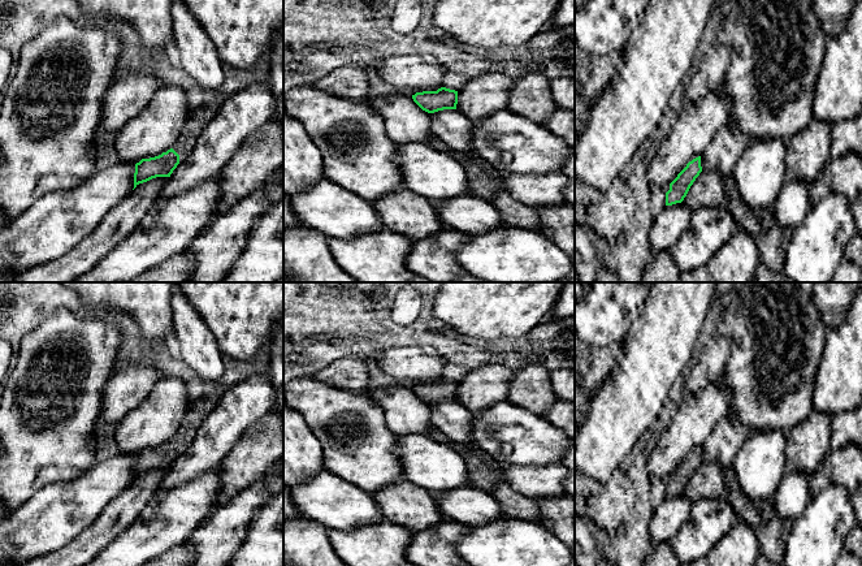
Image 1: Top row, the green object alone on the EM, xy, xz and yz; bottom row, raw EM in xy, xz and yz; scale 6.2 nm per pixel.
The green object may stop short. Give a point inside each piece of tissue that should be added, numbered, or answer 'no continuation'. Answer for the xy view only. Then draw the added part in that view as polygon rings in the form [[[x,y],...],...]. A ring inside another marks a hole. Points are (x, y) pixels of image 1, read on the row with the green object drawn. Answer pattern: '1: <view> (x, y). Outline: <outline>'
1: xy (203, 113). Outline: [[[207,101],[199,104],[192,112],[190,112],[187,122],[172,147],[179,155],[179,163],[186,160],[192,152],[198,138],[221,105],[221,101]]]

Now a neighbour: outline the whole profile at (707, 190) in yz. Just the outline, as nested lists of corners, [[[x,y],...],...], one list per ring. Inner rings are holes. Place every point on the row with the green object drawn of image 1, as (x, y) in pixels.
[[[702,170],[690,186],[684,202],[696,211],[703,207],[716,207],[727,200],[724,181],[716,172]]]

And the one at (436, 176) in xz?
[[[421,142],[398,144],[393,157],[403,187],[430,202],[467,195],[467,174],[458,160]]]

